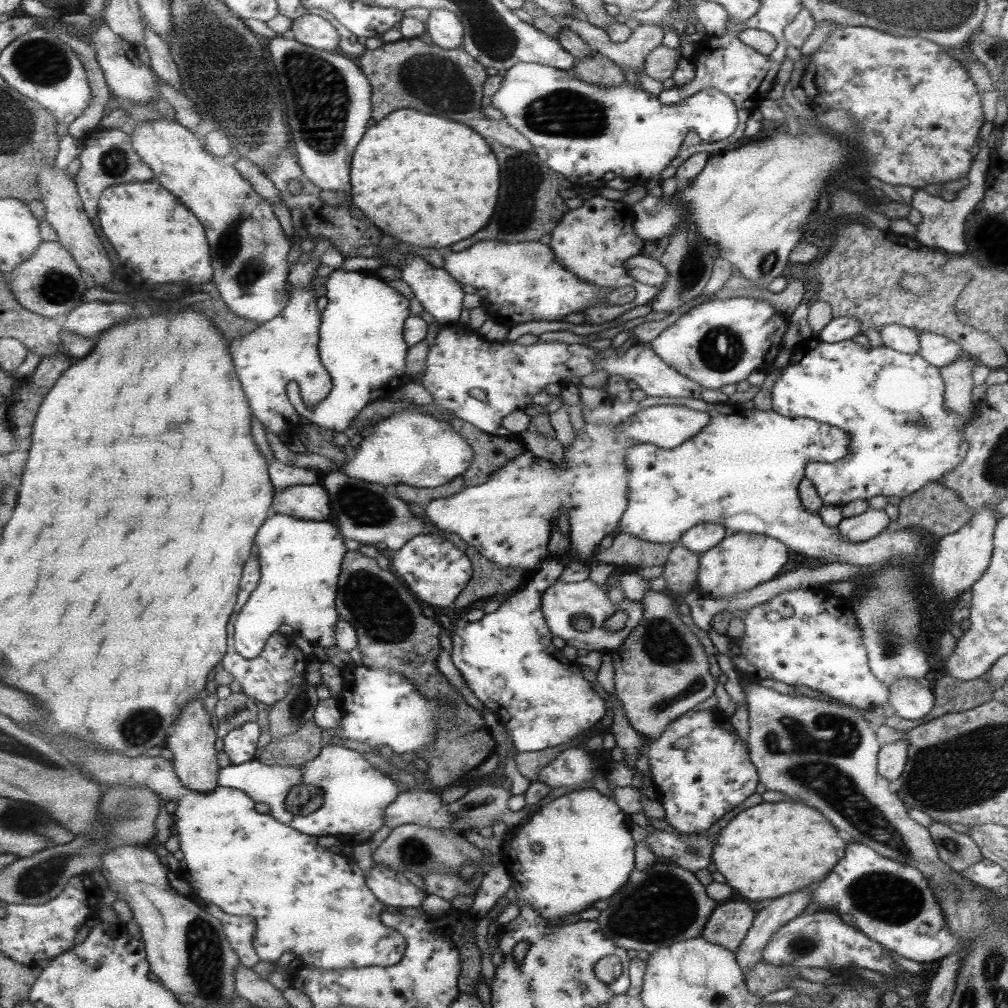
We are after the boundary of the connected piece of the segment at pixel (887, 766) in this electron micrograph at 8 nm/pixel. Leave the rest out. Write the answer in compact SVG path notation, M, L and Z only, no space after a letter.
M898 739L894 743L881 745L878 752L878 773L896 784L908 760L908 741Z

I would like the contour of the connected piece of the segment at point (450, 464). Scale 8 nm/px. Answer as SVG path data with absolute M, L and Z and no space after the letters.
M417 406L407 409L402 414L396 414L388 420L382 420L374 425L374 432L362 440L357 448L357 455L342 468L347 476L368 480L372 483L384 484L388 488L395 488L399 484L410 486L436 488L452 482L458 476L464 475L476 463L477 450L470 446L470 442L460 436L449 422L450 416L440 414L422 414Z

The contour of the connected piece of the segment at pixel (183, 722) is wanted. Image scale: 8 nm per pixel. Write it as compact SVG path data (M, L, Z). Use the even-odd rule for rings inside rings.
M194 700L186 708L182 718L169 729L169 740L165 746L173 751L173 763L186 788L208 793L220 787L222 767L217 749L218 739L218 732L212 727L210 714L202 700Z

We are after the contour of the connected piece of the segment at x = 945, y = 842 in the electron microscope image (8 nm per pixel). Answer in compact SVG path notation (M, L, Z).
M938 822L928 827L928 831L939 858L950 865L954 871L964 871L983 860L976 844L965 833L955 832Z

